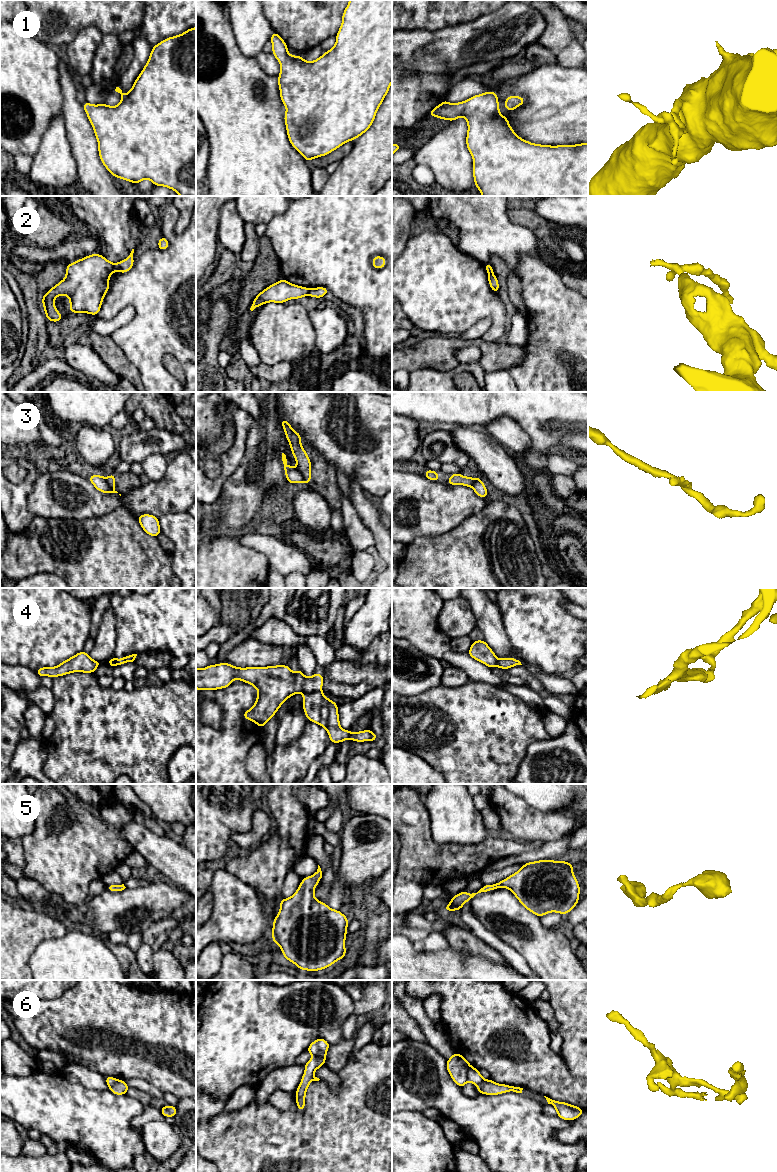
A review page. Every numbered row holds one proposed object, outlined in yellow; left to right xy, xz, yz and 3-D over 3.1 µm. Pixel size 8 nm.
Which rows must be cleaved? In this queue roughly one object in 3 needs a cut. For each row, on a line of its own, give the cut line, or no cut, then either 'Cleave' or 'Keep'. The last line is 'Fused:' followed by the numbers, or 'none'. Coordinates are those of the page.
1: No split. Keep
2: Split along xy (112, 264), (114, 270). Cleave
3: Split along xz (296, 468), (304, 481). Cleave
4: Split along xz (320, 691), (304, 693). Cleave
5: No split. Keep
6: Split along yz (471, 1066), (467, 1072), (467, 1080). Cleave
Fused: 2, 3, 4, 6

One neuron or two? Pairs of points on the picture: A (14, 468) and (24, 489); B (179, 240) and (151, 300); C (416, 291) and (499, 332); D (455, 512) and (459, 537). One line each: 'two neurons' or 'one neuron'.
A: two neurons
B: one neuron
C: one neuron
D: two neurons

